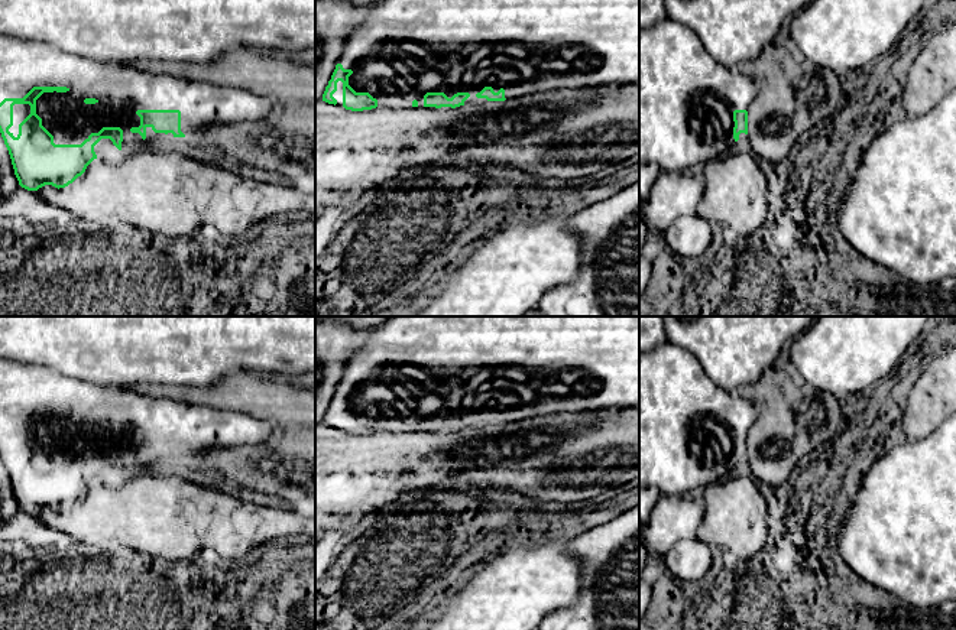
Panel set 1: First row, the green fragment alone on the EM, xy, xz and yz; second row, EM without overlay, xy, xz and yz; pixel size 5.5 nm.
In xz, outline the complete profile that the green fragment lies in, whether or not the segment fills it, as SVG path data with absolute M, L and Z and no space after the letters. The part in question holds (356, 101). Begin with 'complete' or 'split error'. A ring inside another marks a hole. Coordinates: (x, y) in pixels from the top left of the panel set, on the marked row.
split error; M380 0L347 36L323 101L351 111L376 107L460 107L505 101L538 92L639 82L639 0Z

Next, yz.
split error; M664 19L639 32L639 163L655 163L660 171L683 172L704 166L709 160L736 150L736 142L748 136L748 110L756 95L756 84L738 68L714 61L699 36L686 25Z

